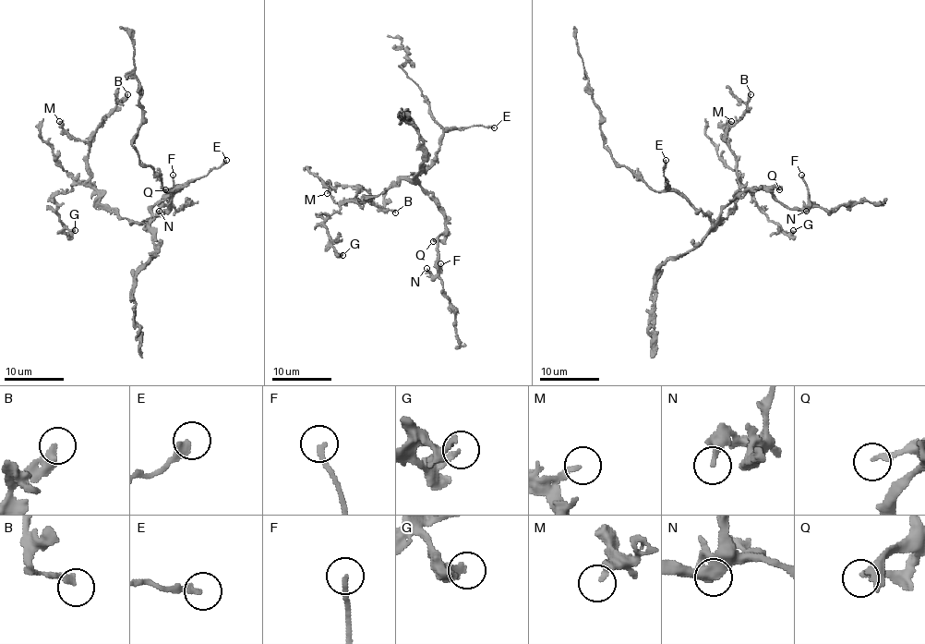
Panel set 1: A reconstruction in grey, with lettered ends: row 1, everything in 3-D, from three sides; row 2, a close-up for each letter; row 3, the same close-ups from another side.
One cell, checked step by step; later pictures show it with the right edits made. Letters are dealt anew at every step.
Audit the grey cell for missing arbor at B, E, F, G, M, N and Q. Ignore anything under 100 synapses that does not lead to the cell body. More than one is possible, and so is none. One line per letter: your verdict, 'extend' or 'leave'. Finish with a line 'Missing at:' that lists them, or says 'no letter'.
B: leave
E: leave
F: extend
G: leave
M: leave
N: leave
Q: leave
Missing at: F

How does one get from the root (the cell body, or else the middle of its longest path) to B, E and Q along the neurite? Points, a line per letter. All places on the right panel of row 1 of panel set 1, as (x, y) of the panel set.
B: (686, 200), (714, 222), (734, 208), (738, 184), (726, 130), (741, 116), (750, 94)
E: (686, 200), (666, 186), (664, 176), (666, 160)
Q: (686, 200), (714, 220), (741, 191), (772, 189), (774, 187), (779, 189)

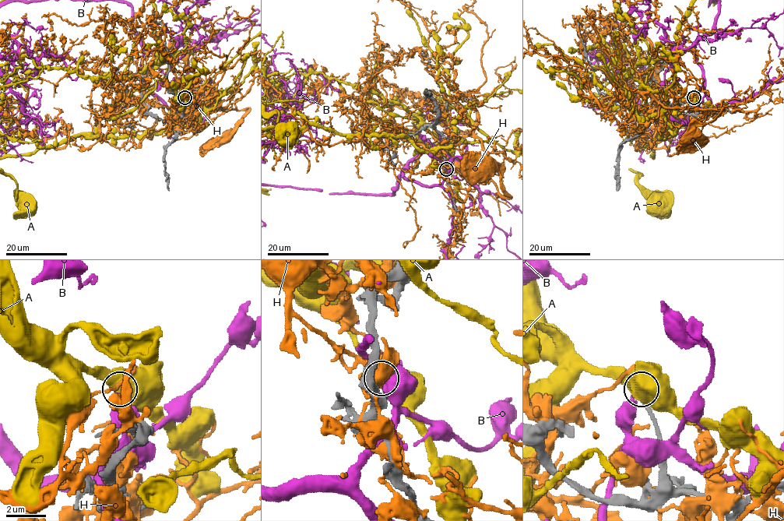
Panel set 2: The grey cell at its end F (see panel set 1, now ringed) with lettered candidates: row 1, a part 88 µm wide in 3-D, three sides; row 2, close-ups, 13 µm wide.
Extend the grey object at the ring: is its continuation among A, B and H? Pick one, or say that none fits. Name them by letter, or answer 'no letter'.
no letter

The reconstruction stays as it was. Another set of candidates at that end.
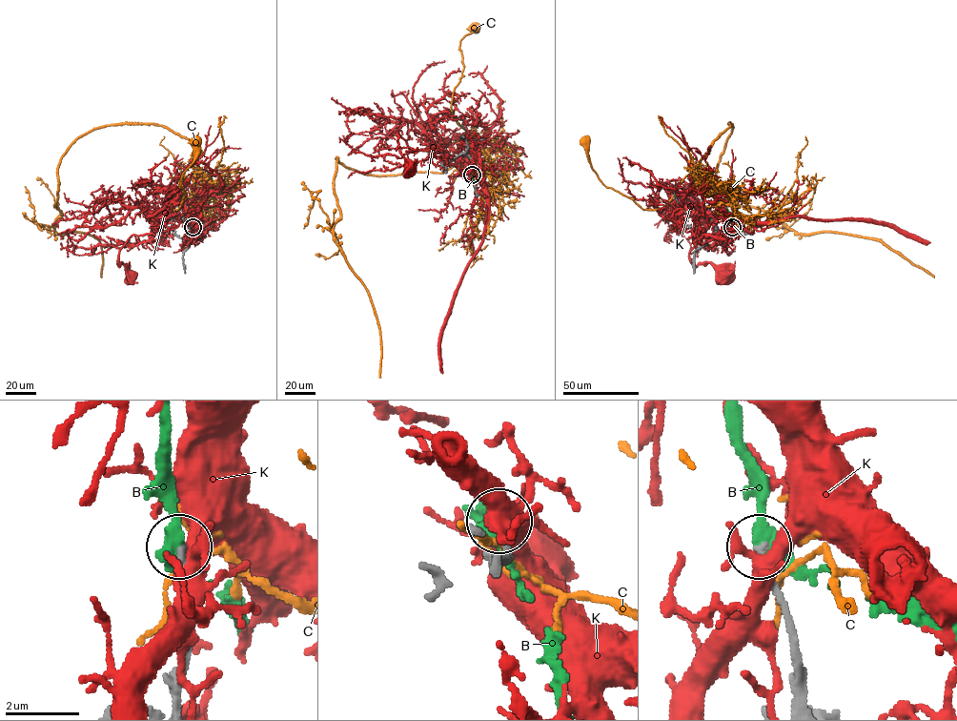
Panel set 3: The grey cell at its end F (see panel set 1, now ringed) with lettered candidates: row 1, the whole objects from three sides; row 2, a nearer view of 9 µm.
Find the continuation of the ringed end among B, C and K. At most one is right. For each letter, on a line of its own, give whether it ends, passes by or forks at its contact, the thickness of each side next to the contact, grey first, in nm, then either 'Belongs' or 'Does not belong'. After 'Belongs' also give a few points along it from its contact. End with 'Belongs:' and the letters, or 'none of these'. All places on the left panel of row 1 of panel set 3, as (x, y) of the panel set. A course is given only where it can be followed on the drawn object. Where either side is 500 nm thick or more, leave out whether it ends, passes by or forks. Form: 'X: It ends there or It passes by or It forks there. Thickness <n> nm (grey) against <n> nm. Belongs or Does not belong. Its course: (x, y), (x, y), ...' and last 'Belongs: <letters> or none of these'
B: It passes by. Thickness 200 nm (grey) against 420 nm. Belongs. Its course: (193, 227), (194, 206), (191, 203), (189, 206)
C: It passes by. Thickness 240 nm (grey) against 120 nm. Does not belong
K: It forks there. Thickness 240 nm (grey) against 400 nm. Does not belong
Belongs: B

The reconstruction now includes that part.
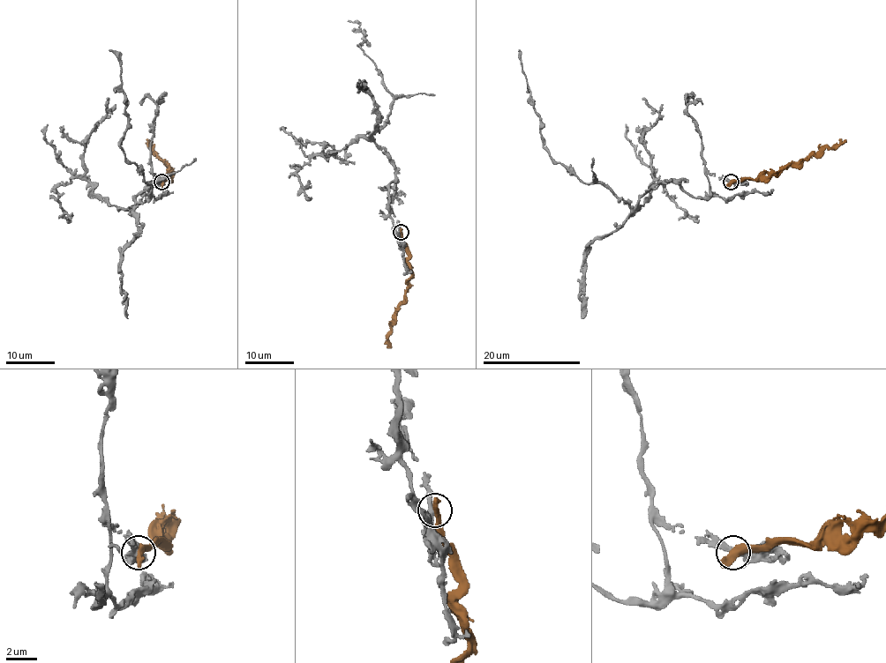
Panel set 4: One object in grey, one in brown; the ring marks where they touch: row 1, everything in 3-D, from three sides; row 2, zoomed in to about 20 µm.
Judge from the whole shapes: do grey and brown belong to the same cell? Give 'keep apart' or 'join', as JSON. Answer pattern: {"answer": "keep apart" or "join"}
{"answer": "keep apart"}

